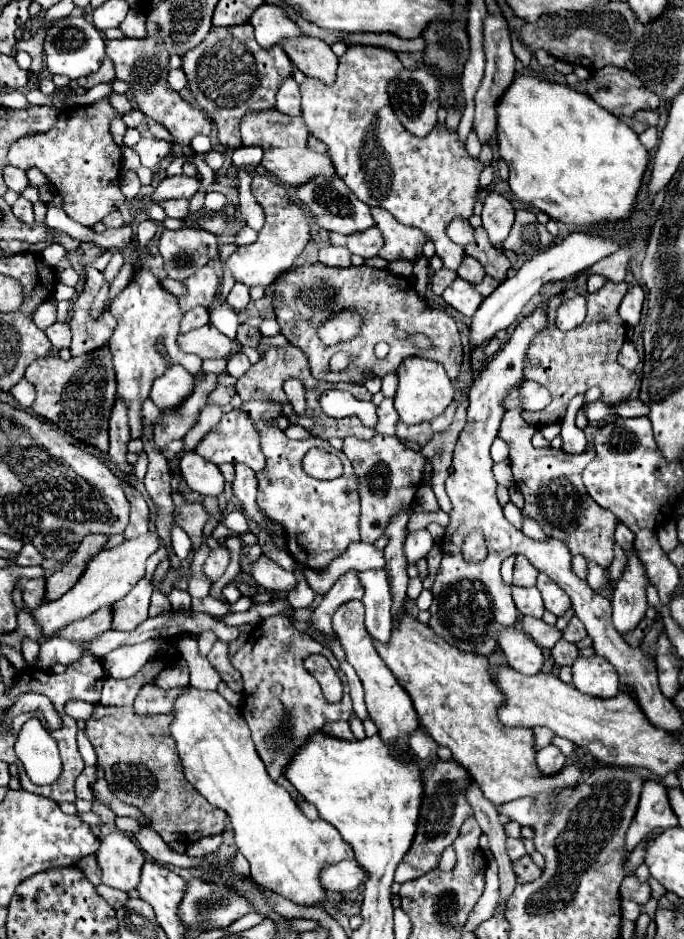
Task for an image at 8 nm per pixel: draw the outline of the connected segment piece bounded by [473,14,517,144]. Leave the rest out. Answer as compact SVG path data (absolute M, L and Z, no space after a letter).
M487 14L485 18L485 76L481 80L481 86L475 94L475 120L473 120L473 132L477 134L481 144L487 144L493 140L495 134L495 102L501 98L503 90L509 86L509 82L515 76L515 54L511 50L511 38L509 38L509 26L503 16Z

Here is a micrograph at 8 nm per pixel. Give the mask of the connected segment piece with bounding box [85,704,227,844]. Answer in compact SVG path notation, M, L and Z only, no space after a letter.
M97 704L93 716L87 720L85 734L95 748L97 766L103 768L111 792L121 802L137 806L167 844L173 840L197 842L203 836L223 832L227 816L185 780L175 742L169 734L171 720L171 714L137 716L131 706L107 708Z

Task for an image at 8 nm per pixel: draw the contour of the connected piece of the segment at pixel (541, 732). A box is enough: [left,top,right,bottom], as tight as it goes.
[533,726,553,750]

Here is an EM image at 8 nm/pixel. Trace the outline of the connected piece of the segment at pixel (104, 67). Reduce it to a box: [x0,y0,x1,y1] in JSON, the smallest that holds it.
[77,58,115,90]

